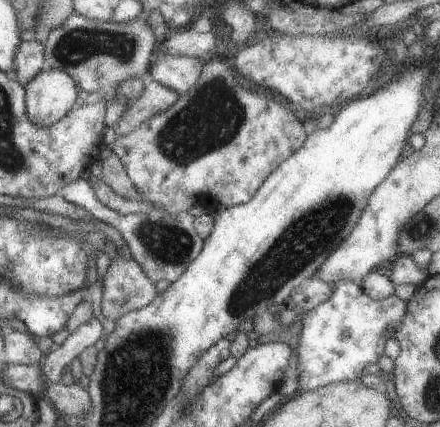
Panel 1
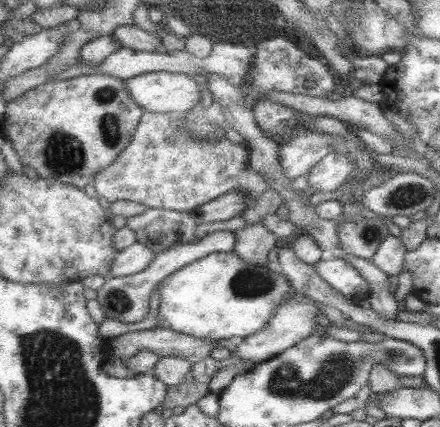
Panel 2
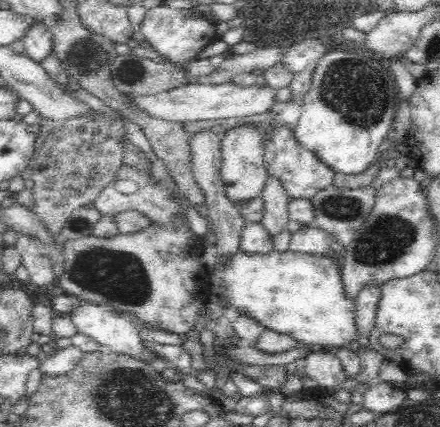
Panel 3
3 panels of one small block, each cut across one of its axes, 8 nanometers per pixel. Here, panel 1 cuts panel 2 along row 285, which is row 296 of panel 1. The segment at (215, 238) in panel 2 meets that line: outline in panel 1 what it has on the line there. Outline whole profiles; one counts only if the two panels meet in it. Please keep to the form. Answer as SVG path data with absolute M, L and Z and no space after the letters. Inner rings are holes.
M119 256L109 264L103 278L103 316L111 322L123 314L137 312L155 300L155 282L149 280L137 262L125 262Z

